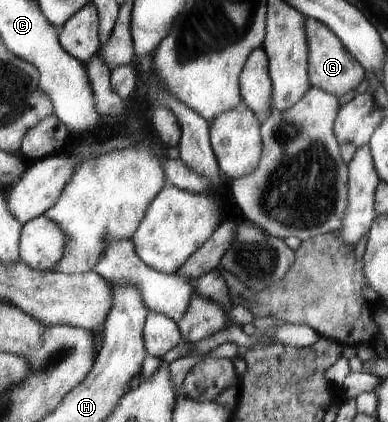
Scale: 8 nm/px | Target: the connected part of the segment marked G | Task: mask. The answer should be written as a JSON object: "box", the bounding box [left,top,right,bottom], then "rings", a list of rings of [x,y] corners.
{"box":[305,17,366,101],"rings":[[[305,17],[305,30],[310,44],[311,85],[339,97],[341,101],[345,100],[352,94],[352,89],[356,89],[362,83],[366,75],[363,64],[347,50],[347,46],[327,24]]]}

